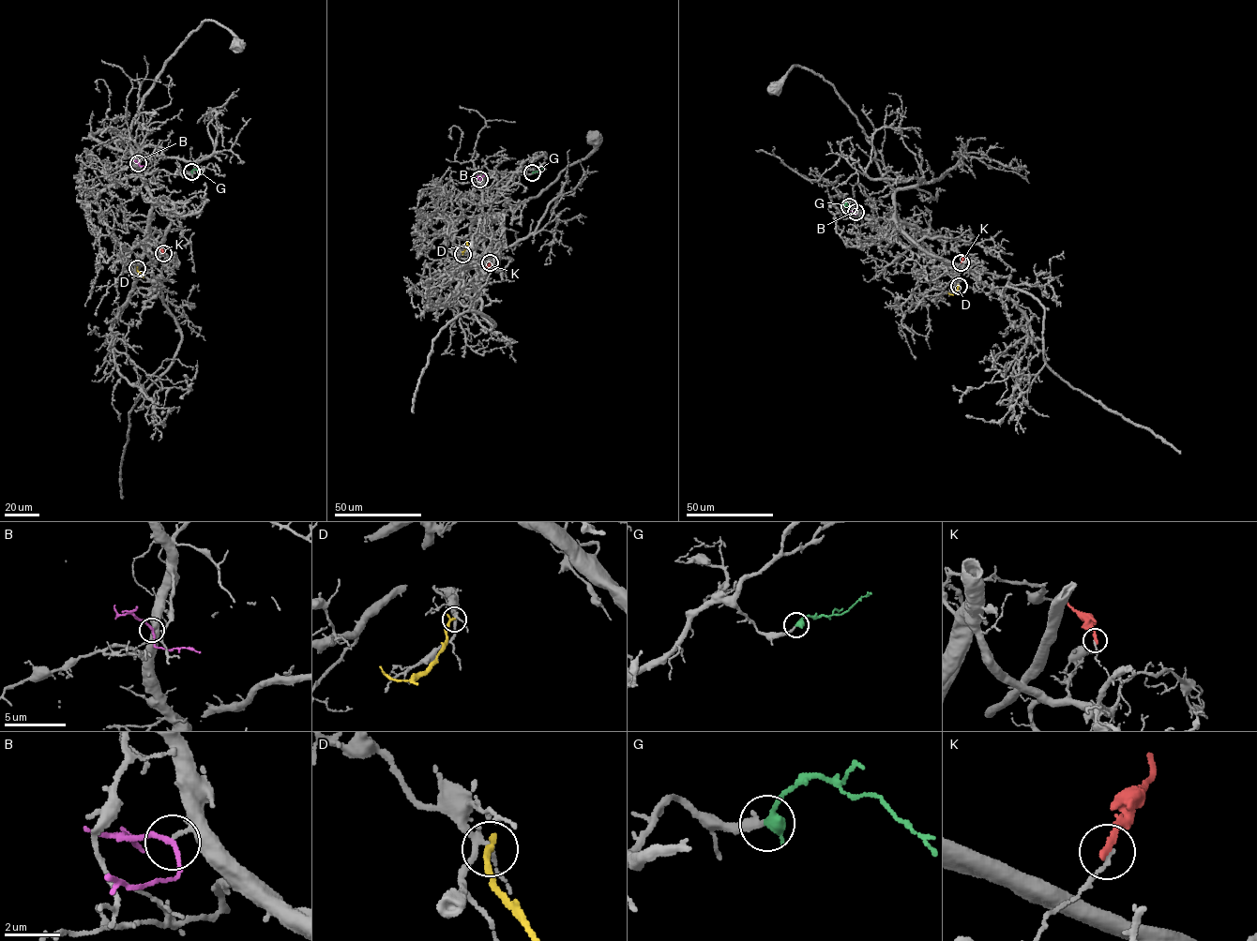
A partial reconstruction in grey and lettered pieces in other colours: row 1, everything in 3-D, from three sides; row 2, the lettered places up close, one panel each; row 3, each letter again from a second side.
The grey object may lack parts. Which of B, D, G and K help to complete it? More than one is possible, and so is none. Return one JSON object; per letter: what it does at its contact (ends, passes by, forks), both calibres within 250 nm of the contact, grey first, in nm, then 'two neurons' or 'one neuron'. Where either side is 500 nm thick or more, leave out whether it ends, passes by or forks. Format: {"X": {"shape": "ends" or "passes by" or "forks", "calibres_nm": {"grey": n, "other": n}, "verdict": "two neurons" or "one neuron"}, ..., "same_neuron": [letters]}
{"B": {"shape": "passes by", "calibres_nm": {"grey": 170, "other": 160}, "verdict": "one neuron"}, "D": {"shape": "ends", "calibres_nm": {"grey": 190, "other": 260}, "verdict": "two neurons"}, "G": {"shape": "ends", "calibres_nm": {"grey": 260, "other": 420}, "verdict": "one neuron"}, "K": {"shape": "ends", "calibres_nm": {"grey": 140, "other": 220}, "verdict": "two neurons"}, "same_neuron": ["B", "G"]}

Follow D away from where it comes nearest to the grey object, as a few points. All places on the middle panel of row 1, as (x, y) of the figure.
D: (462, 254), (465, 242)

